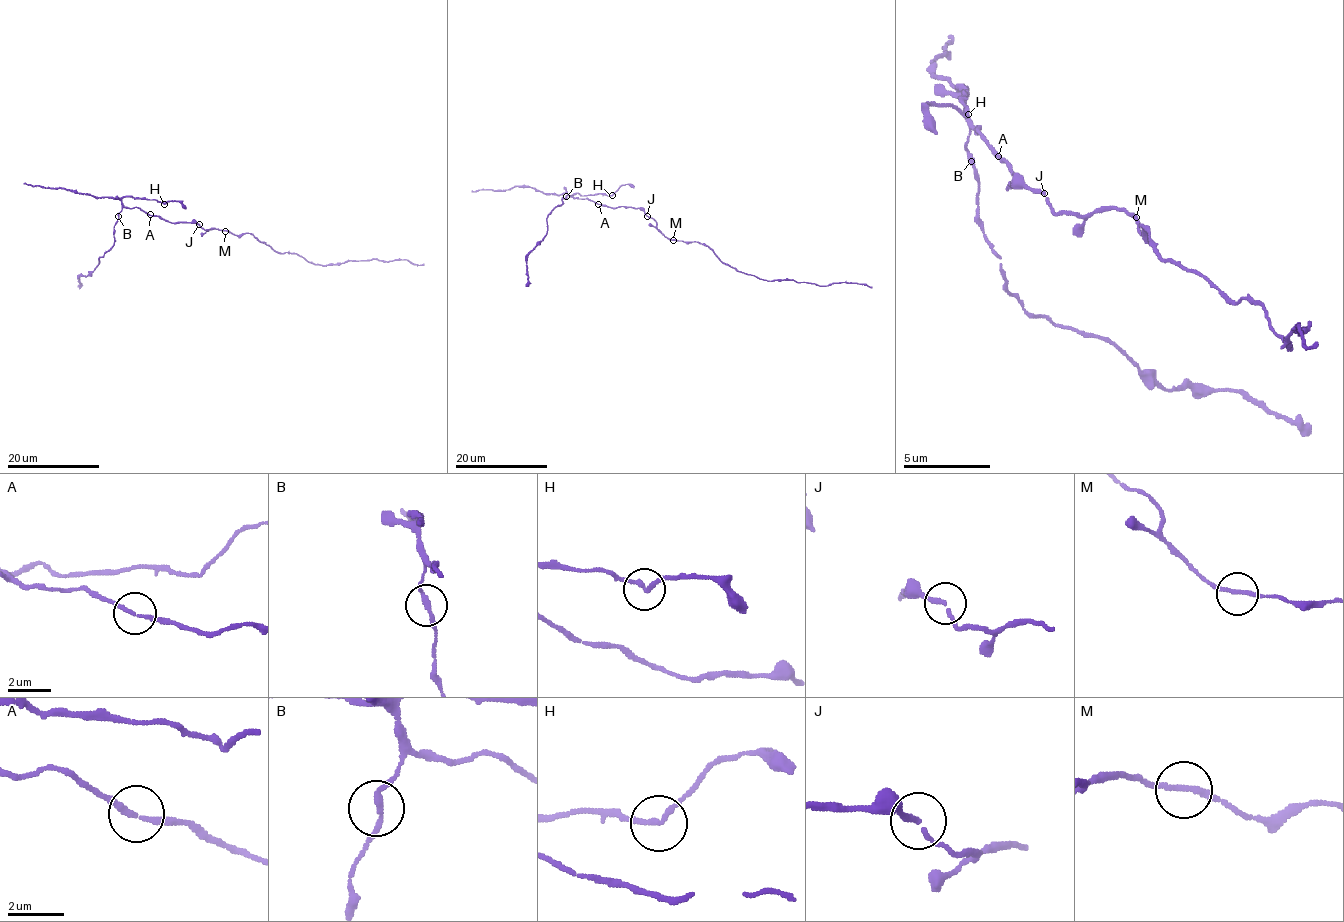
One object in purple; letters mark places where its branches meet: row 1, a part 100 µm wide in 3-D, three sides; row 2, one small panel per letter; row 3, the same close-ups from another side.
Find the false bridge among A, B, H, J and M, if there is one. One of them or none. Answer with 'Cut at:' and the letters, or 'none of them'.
Cut at: none of them

